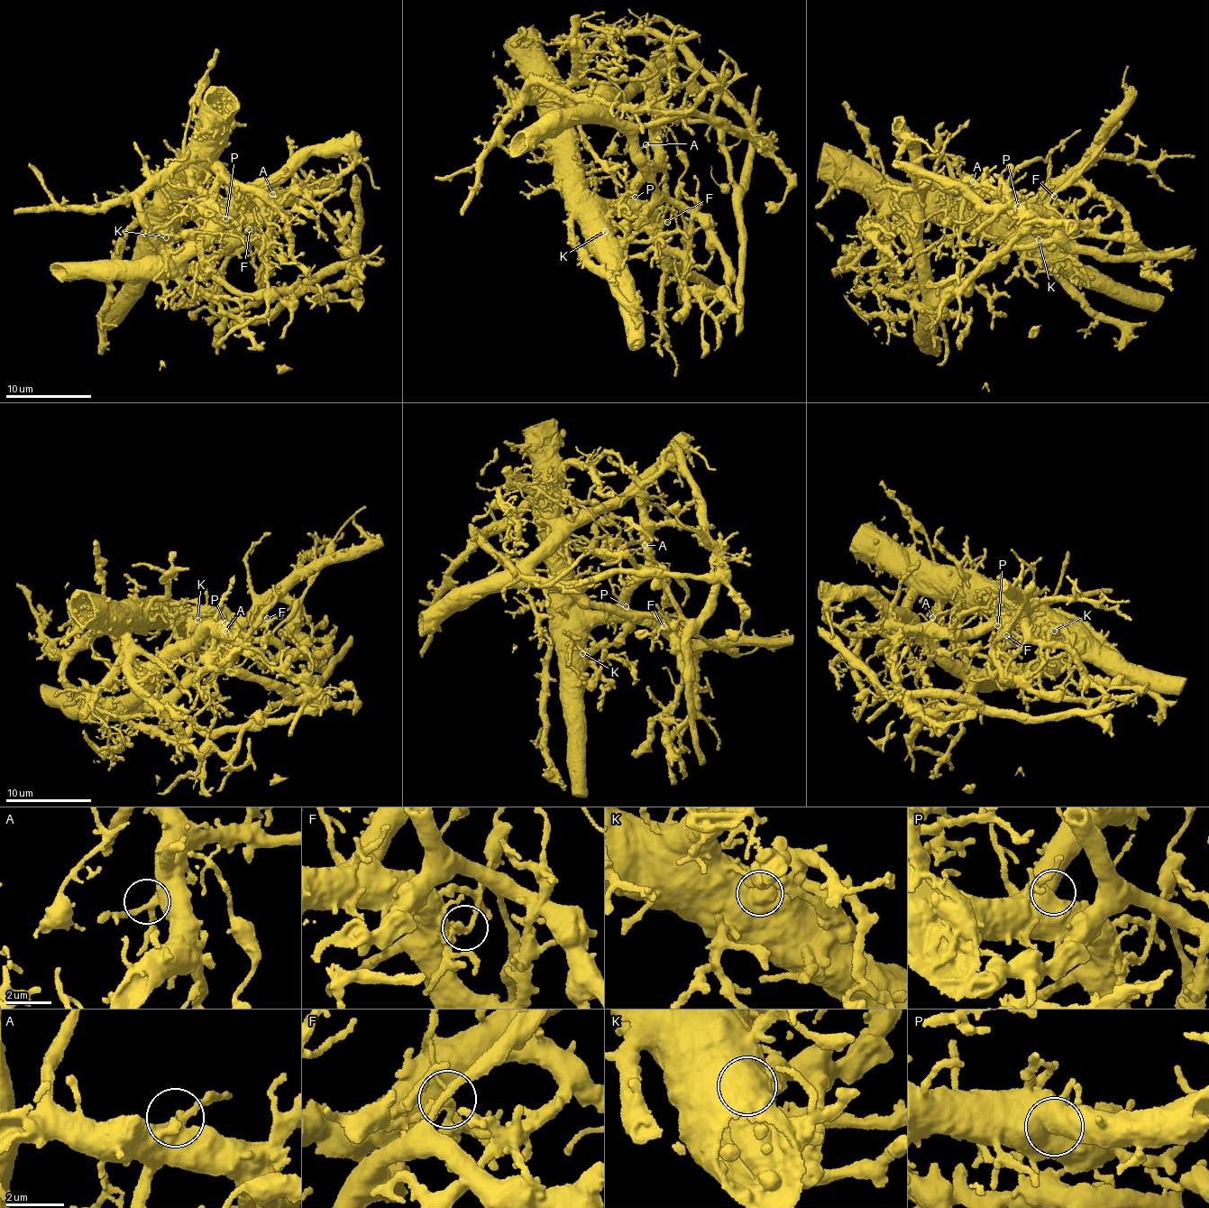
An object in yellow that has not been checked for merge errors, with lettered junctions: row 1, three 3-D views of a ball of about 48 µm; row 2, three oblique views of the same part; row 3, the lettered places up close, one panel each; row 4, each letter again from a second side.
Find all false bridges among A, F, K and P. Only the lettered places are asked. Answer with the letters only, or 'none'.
F, K

